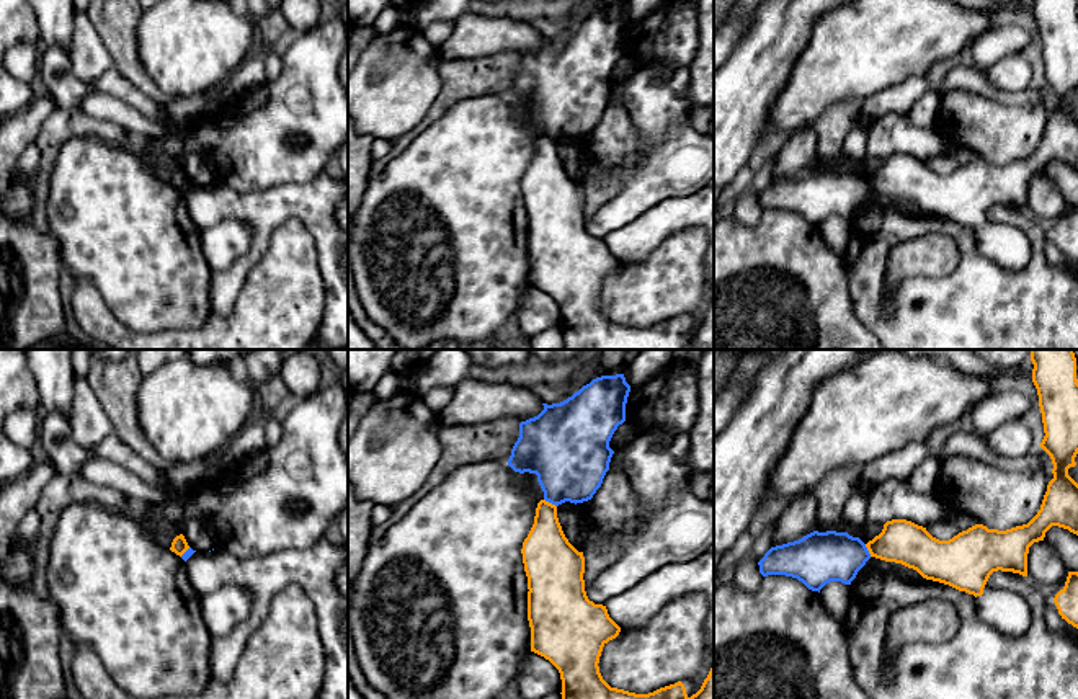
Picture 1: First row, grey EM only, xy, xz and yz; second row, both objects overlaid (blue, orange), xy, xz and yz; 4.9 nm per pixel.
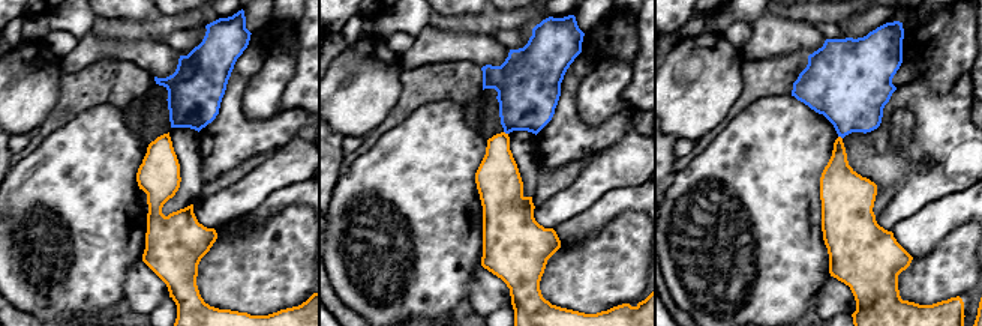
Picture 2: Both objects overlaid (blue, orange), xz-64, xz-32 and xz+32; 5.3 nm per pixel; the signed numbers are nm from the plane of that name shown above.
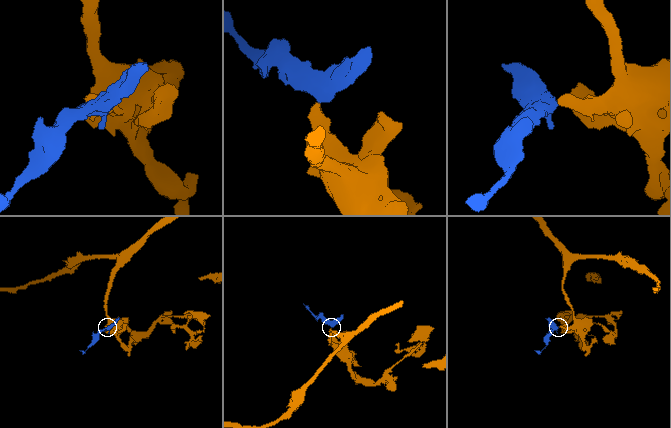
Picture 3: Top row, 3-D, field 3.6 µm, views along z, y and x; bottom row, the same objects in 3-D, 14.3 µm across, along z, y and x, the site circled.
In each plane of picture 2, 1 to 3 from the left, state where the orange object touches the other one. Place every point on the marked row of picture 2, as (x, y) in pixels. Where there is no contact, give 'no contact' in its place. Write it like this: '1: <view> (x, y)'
1: no contact
2: xz-32 (505, 132)
3: xz+32 (840, 135)

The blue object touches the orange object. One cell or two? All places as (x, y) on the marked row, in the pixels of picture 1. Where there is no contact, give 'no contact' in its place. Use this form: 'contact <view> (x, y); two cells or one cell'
contact xz (551, 502); two cells

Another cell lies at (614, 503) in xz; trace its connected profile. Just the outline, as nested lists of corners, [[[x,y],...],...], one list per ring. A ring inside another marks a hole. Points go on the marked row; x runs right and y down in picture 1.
[[[611,465],[601,487],[591,498],[593,521],[603,532],[622,532],[624,526],[645,513],[645,505],[637,498],[626,472]]]

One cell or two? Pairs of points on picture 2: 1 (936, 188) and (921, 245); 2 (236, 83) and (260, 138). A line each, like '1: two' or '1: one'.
1: two
2: one

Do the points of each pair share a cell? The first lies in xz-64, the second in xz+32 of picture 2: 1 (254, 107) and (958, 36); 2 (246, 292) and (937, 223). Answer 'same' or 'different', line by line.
1: different
2: different

